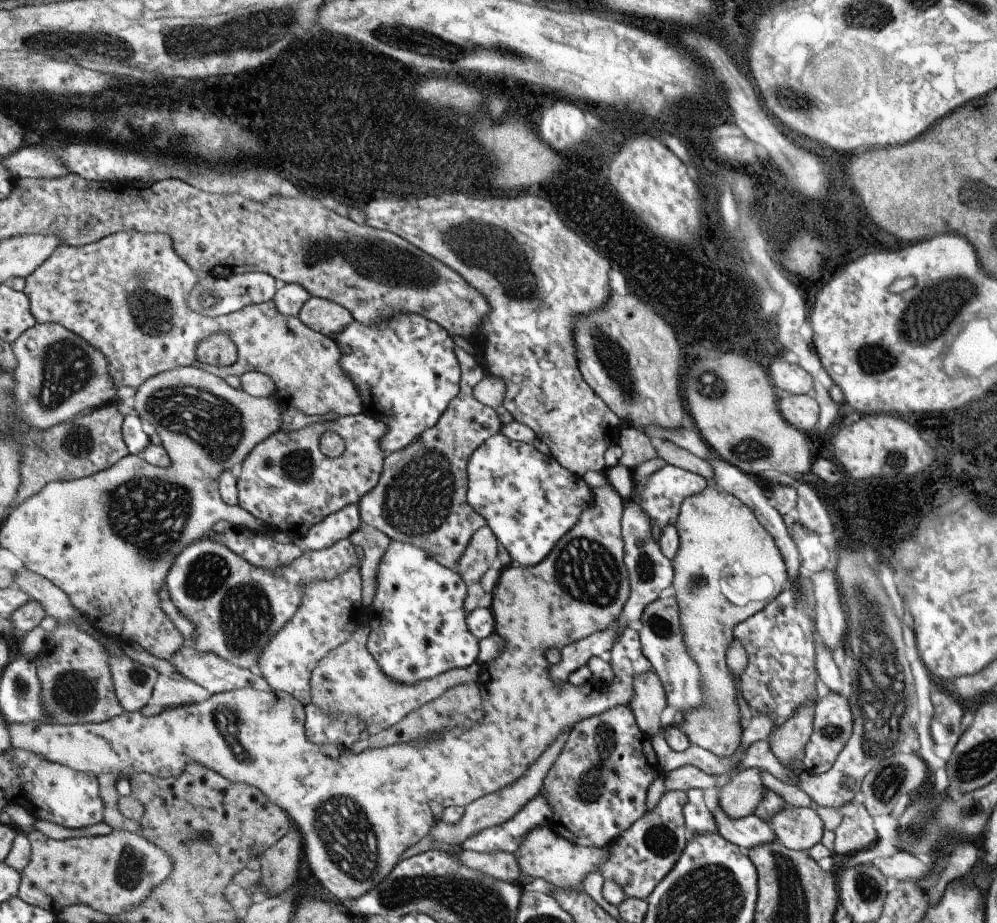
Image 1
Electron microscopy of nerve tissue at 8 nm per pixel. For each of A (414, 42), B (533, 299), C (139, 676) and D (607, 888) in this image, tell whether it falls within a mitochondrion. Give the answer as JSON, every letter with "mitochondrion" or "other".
{"A":"mitochondrion","B":"mitochondrion","C":"mitochondrion","D":"other"}

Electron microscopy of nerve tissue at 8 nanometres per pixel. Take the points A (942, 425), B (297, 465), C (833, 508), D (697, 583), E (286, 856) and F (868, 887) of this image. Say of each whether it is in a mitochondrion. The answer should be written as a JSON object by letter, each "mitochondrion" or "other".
{"A":"other","B":"mitochondrion","C":"mitochondrion","D":"mitochondrion","E":"other","F":"mitochondrion"}

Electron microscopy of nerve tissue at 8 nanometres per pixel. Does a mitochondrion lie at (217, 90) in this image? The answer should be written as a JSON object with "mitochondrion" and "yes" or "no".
{"mitochondrion":"no"}

